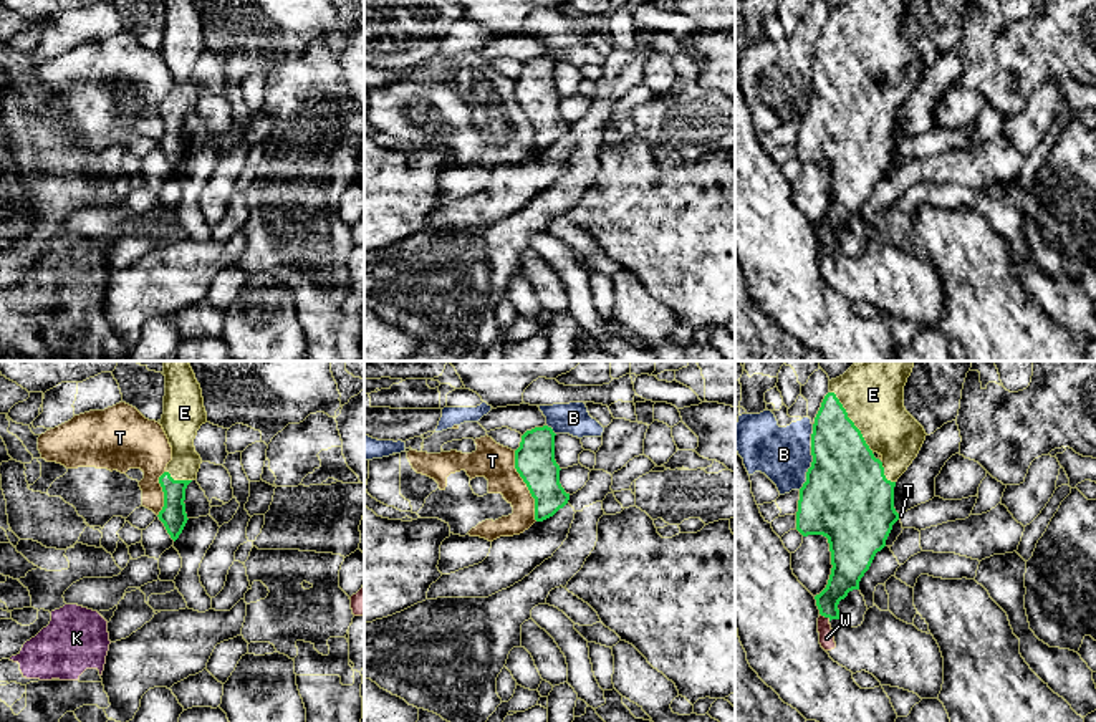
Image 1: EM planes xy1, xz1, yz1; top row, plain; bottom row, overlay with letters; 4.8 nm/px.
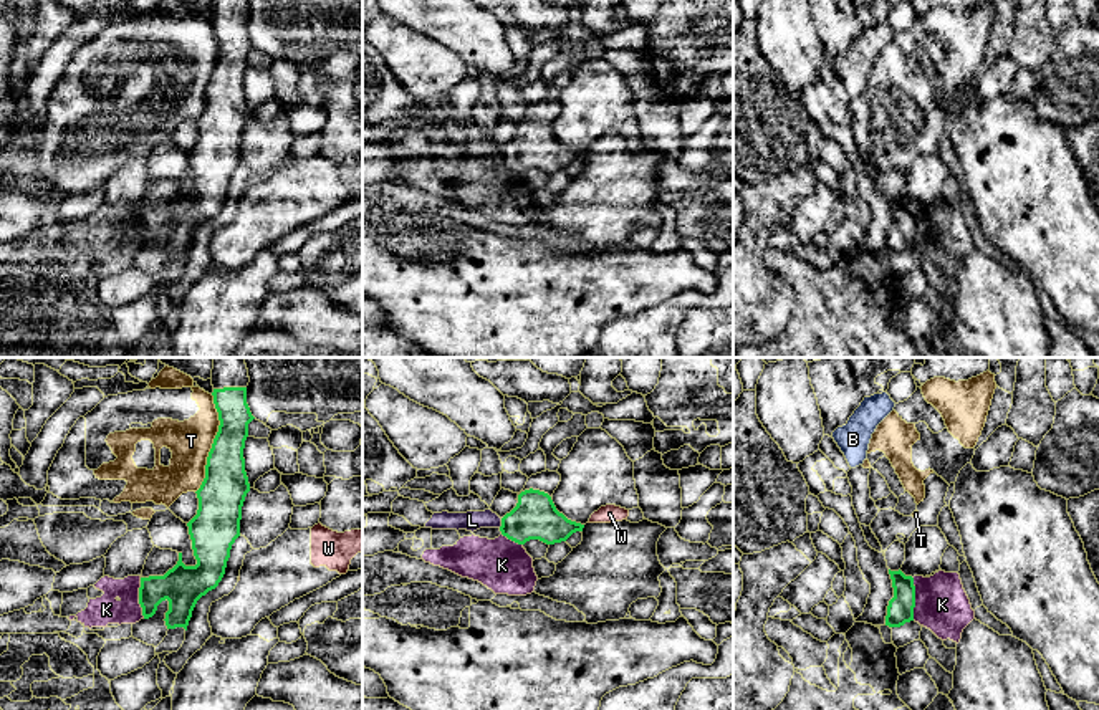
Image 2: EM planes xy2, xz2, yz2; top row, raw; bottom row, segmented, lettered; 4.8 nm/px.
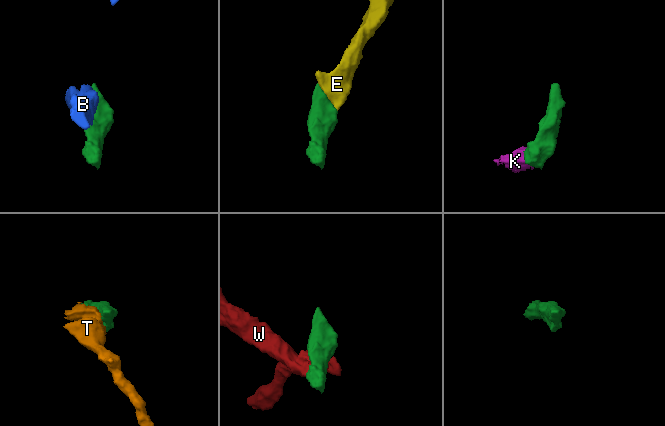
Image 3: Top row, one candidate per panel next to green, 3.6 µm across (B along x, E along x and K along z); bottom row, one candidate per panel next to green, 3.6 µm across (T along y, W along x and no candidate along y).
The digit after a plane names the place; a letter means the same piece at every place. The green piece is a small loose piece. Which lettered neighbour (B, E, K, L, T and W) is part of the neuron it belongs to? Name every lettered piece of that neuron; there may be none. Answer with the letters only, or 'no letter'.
E

